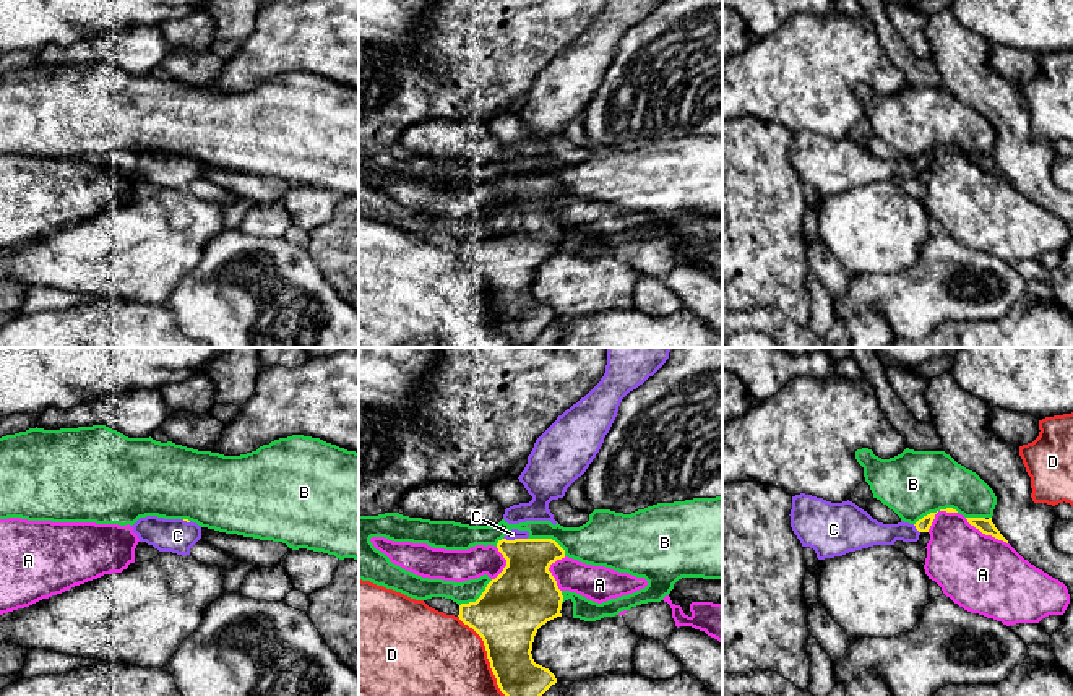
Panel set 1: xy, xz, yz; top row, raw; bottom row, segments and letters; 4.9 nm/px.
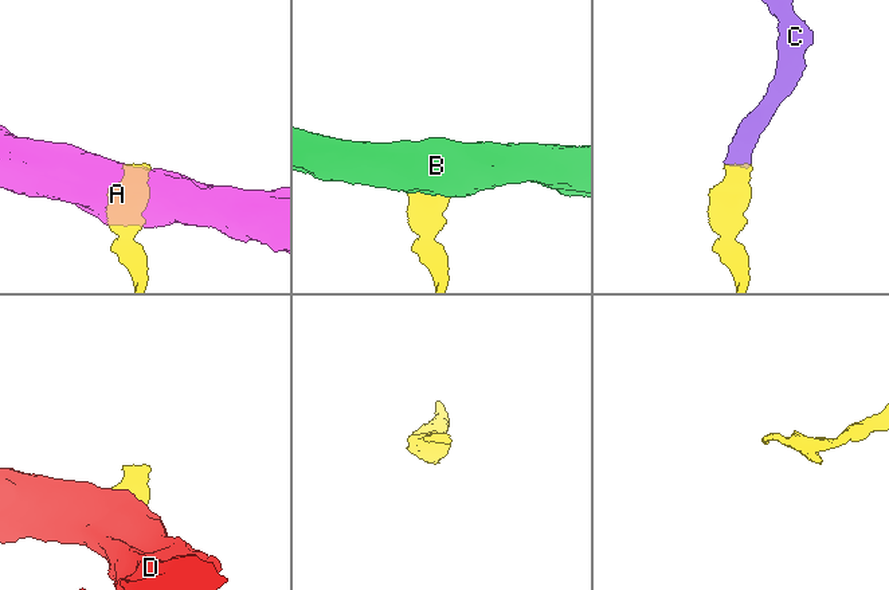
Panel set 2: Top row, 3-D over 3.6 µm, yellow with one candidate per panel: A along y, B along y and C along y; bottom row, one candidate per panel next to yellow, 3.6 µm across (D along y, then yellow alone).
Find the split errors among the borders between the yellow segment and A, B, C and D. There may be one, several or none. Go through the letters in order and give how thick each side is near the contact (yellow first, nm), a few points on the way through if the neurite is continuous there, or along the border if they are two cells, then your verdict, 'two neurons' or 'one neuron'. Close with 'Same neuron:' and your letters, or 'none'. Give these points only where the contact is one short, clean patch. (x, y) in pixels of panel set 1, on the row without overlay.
A: calibres 80 and 380 nm; two neurons
B: calibres 70 and 320 nm; two neurons
C: calibres 280 and 50 nm; way xz (525, 224), (525, 193), (515, 176), (512, 171); one neuron
D: calibres 320 and 440 nm; two neurons
Same neuron: C

